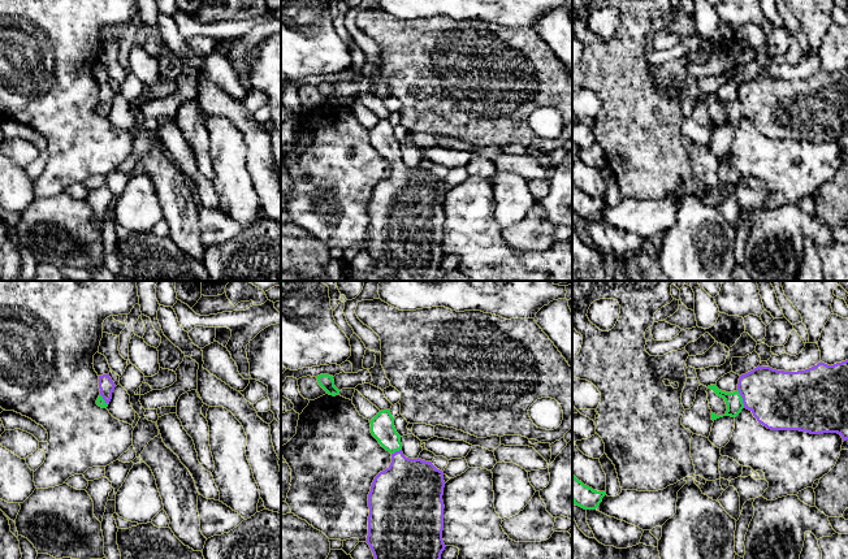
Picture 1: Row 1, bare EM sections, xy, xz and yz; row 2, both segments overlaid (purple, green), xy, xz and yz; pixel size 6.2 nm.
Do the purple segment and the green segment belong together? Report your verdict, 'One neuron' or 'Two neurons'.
One neuron

